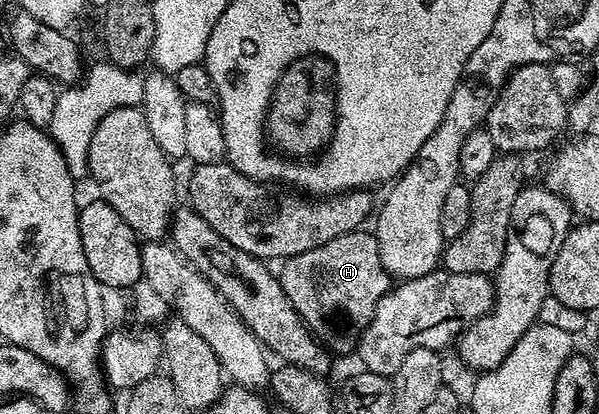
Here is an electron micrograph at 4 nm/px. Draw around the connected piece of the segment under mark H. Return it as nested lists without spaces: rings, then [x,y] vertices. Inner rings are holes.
[[[369,229],[343,233],[319,249],[293,255],[280,267],[283,293],[314,337],[337,357],[358,346],[371,317],[375,317],[377,302],[391,290],[391,276],[381,260],[381,244]]]

